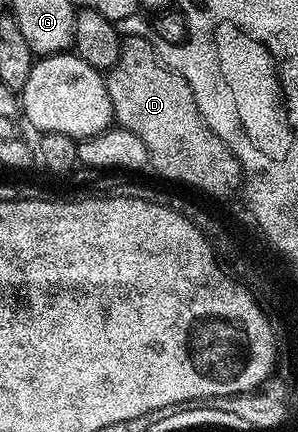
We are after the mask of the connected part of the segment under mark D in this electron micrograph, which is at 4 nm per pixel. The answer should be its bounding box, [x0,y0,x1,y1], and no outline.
[106,35,243,199]

